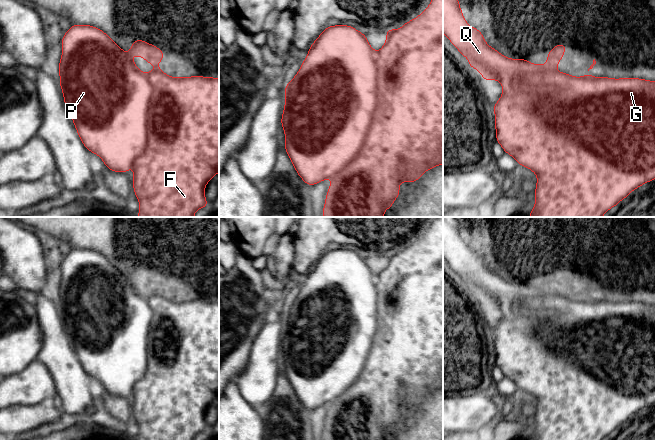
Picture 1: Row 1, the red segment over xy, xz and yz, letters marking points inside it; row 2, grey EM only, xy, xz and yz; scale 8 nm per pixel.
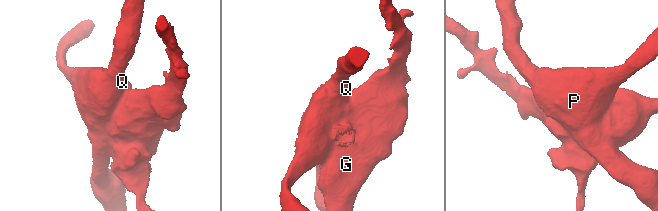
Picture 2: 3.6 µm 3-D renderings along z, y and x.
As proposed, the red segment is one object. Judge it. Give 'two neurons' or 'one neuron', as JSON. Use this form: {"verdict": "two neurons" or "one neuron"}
{"verdict": "two neurons"}

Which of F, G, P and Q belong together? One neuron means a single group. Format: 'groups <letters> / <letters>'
groups F G / P Q

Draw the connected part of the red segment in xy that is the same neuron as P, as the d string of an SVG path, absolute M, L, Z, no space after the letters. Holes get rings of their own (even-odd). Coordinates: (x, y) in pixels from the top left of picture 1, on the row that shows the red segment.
M72 25L61 43L59 84L63 91L65 108L72 116L77 133L85 148L100 156L106 168L126 173L148 146L148 110L154 91L149 75L157 71L164 73L157 65L164 58L164 52L155 45L136 39L130 46L130 52L126 53L105 32L91 25ZM134 56L141 56L150 65L156 64L157 67L149 73L144 73L132 61Z

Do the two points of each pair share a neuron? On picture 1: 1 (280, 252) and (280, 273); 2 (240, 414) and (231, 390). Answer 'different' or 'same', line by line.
1: same
2: same

